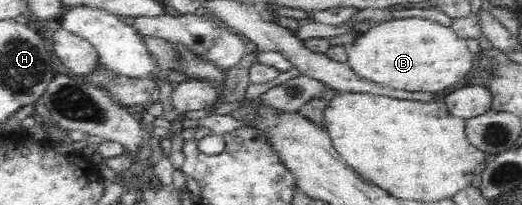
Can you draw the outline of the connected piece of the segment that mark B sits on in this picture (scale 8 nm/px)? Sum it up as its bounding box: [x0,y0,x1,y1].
[347,17,474,92]

